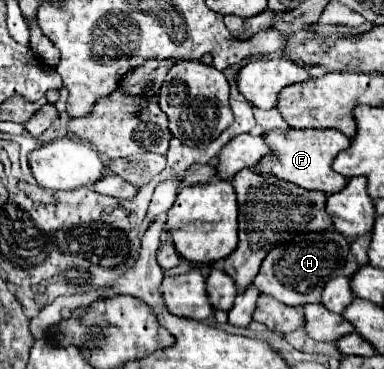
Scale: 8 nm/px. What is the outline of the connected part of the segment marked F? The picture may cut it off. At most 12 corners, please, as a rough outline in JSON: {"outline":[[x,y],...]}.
{"outline":[[335,129],[265,131],[259,175],[331,195],[351,139]]}

